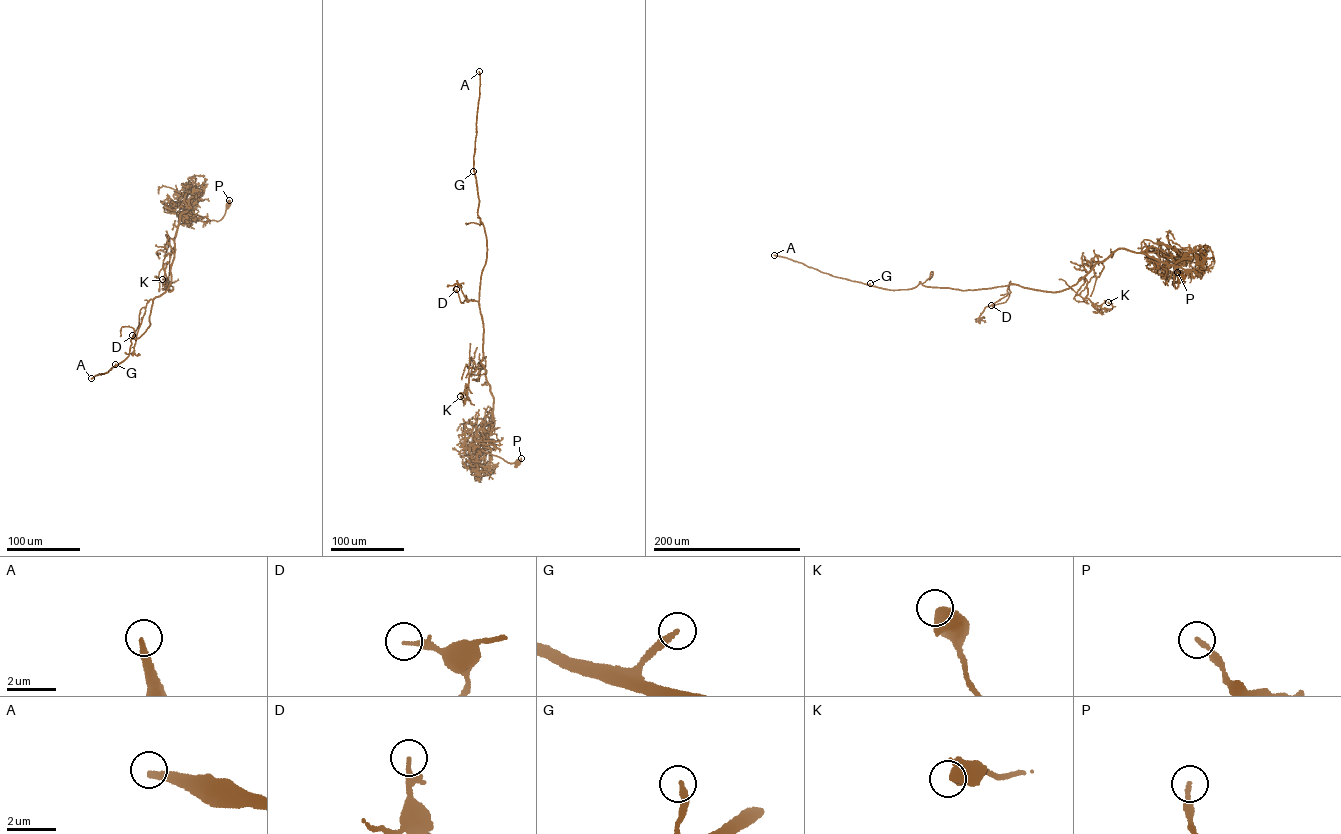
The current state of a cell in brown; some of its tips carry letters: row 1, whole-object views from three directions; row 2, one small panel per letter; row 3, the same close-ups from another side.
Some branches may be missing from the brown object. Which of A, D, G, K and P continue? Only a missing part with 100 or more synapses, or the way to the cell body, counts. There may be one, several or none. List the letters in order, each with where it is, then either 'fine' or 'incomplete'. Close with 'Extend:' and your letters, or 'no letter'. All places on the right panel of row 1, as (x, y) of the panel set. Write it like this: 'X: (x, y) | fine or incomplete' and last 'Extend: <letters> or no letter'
A: (774, 255) | incomplete
D: (991, 305) | fine
G: (870, 283) | incomplete
K: (1108, 302) | fine
P: (1177, 272) | fine
Extend: A, G

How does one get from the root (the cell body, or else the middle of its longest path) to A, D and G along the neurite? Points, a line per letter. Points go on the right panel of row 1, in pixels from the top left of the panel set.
A: (1179, 276), (1176, 288), (1174, 266), (1121, 248), (1057, 291), (919, 282), (892, 290), (774, 255)
D: (1179, 276), (1176, 288), (1174, 266), (1119, 248), (1067, 288), (1045, 291), (1010, 282), (1006, 301), (991, 305)
G: (1179, 276), (1176, 288), (1174, 266), (1121, 248), (1056, 291), (870, 283)

